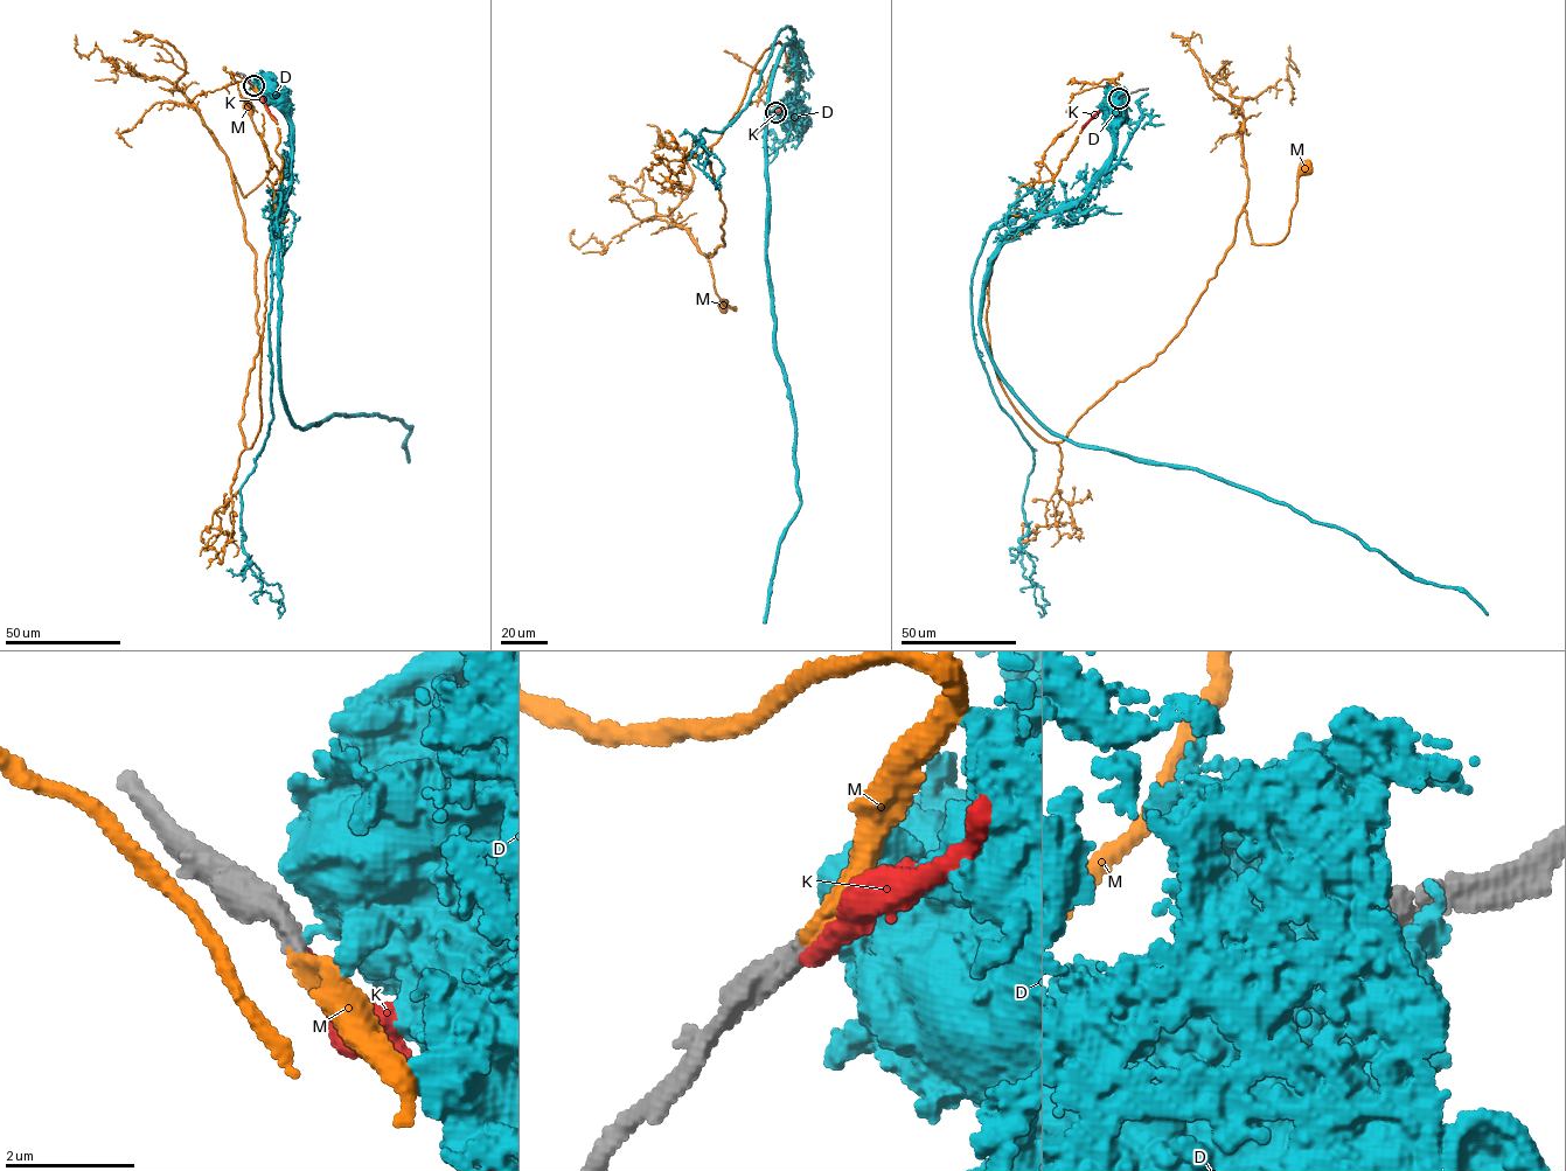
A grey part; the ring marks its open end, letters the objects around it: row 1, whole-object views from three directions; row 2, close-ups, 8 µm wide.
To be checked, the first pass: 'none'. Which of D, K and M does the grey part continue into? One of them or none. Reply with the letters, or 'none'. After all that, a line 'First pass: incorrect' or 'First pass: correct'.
M
First pass: incorrect

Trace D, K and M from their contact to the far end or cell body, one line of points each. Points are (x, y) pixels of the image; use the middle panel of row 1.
D: (775, 113), (791, 112)
K: (775, 113), (800, 90)
M: (775, 113), (802, 79), (779, 41), (707, 158), (725, 217), (708, 262), (736, 307), (723, 304)

